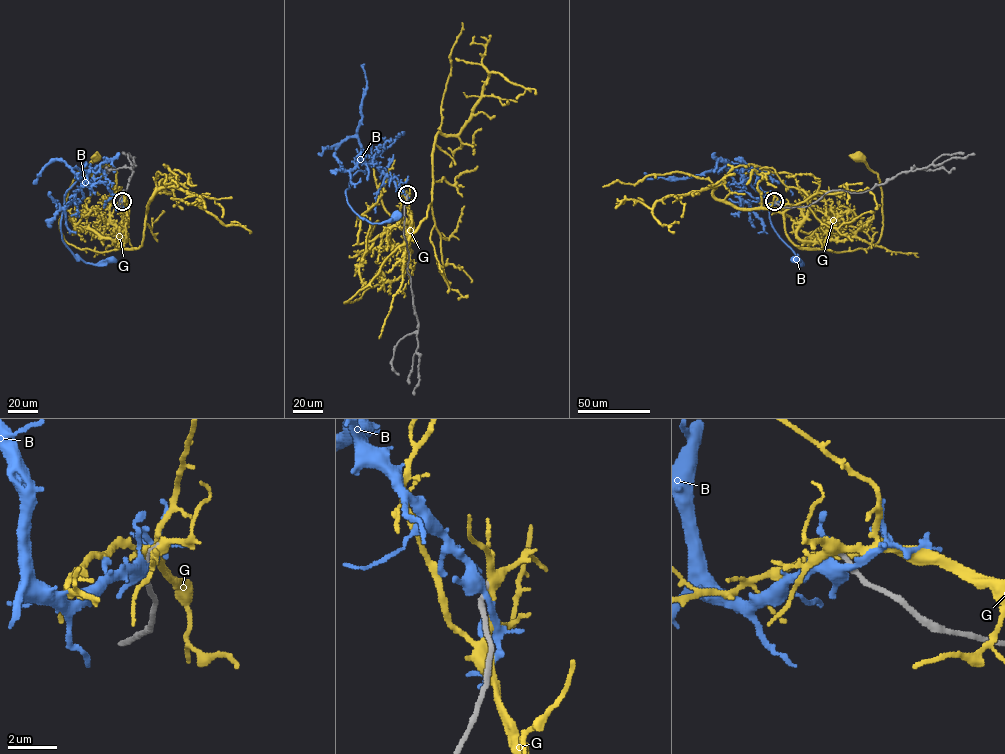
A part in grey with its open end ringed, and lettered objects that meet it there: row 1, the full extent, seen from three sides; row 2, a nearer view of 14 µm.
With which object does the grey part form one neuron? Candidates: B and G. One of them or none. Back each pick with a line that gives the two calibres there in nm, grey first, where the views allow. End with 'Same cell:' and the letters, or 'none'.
Same cell: none

